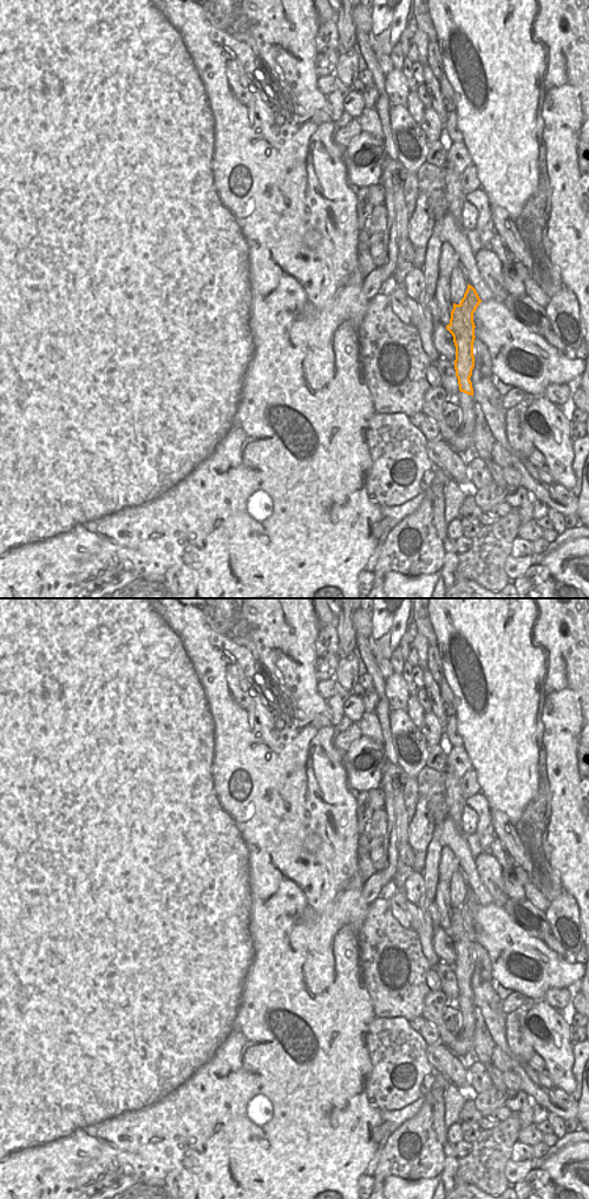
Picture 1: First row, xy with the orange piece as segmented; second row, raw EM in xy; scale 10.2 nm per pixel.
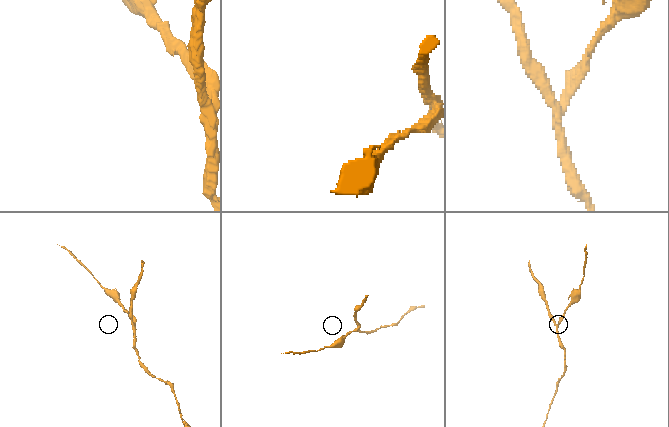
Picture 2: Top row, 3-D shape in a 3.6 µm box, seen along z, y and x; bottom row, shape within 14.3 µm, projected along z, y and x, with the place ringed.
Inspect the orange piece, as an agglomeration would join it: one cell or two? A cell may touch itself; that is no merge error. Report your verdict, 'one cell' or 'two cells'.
two cells

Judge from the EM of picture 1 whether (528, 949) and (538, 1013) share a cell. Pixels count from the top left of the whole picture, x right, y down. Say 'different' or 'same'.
different

